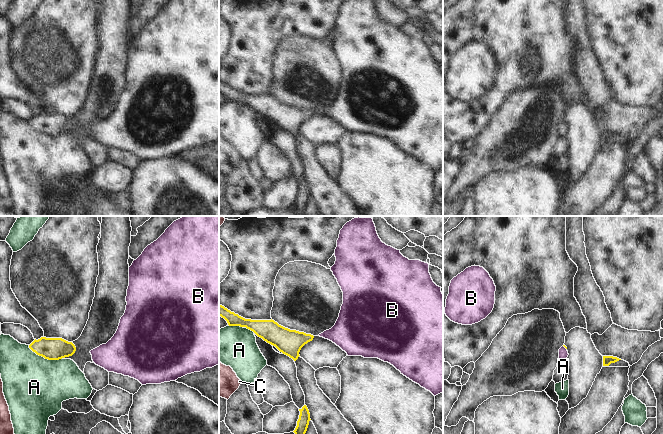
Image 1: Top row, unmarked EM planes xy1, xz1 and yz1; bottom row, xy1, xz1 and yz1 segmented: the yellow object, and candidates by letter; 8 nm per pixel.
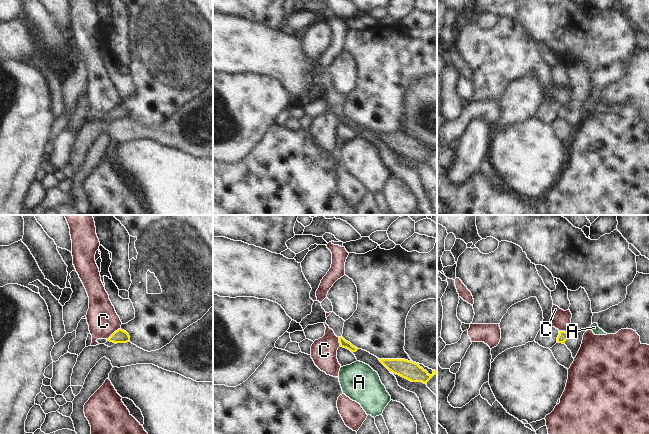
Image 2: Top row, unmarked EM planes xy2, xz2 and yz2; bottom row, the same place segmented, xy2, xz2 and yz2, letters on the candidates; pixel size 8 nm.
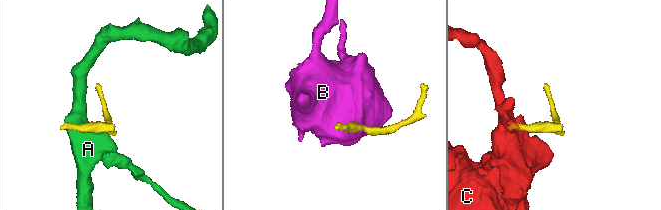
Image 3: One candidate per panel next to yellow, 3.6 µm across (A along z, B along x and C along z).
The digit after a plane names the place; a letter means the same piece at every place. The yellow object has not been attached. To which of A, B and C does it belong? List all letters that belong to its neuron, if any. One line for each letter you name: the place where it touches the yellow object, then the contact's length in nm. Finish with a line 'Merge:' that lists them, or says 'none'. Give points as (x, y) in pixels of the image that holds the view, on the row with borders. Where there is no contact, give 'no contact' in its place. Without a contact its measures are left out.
B: meets yellow in yz1 at (564, 346); contact 50 nm long
Merge: B

